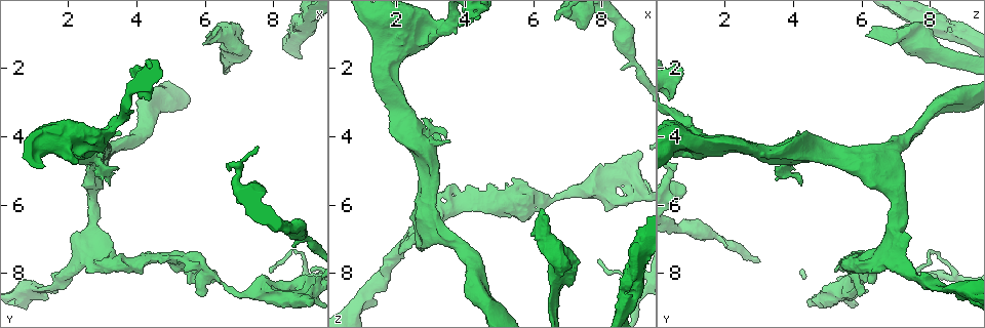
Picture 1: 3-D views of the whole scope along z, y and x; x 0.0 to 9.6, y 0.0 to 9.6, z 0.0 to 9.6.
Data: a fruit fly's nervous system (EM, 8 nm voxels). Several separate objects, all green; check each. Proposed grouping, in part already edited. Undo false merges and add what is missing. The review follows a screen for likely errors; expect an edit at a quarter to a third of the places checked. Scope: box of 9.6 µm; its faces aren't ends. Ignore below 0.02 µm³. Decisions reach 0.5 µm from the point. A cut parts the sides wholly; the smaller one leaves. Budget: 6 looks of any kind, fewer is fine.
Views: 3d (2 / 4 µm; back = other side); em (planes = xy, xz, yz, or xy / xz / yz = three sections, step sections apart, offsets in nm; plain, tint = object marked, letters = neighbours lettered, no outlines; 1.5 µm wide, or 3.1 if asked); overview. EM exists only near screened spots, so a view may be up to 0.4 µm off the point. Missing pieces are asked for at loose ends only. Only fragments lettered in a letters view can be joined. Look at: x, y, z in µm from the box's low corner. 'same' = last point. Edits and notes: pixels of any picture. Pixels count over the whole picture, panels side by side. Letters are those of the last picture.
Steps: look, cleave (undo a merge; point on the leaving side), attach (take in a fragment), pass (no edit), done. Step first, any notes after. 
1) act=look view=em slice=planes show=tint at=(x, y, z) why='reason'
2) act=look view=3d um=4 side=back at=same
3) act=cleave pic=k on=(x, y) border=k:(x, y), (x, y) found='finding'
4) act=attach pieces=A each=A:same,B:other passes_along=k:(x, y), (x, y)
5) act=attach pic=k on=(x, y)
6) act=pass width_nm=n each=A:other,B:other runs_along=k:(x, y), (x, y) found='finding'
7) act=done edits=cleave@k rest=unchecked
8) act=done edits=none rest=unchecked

act=look view=em slice=xz step=8 show=letters at=(8.95, 1.00, 8.65) why='narrows sharply'

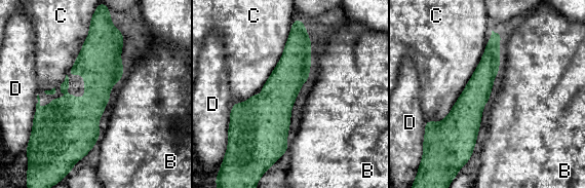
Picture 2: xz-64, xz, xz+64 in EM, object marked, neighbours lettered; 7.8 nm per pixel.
act=pass width_nm=200 each=B:other,C:other,D:other border=2:(501, 38), (497, 75) found='continuous, no second neuron'

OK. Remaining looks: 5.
act=look view=em slice=planes show=letters at=(3.60, 3.90, 4.20) why='branch stops here'

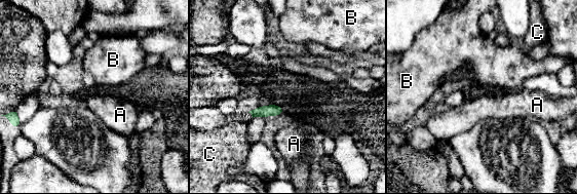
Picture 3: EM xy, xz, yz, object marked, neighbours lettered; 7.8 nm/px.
act=pass each=A:other,B:other,C:other border=3:(282, 107), (284, 113) found='none of them fits'

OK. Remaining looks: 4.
act=look view=em slice=xy step=8 show=letters at=(1.30, 8.85, 9.00) why='free end'

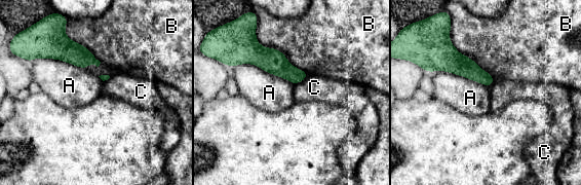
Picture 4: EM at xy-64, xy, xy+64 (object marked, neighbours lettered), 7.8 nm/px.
act=look view=em slice=xz step=8 show=letters at=same

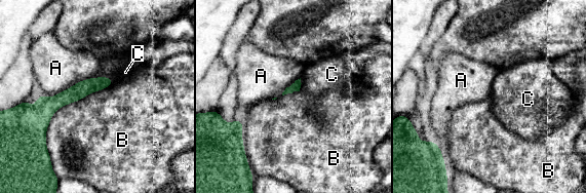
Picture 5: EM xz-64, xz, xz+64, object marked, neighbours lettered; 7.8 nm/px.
act=pass each=A:other,B:other,C:other border=5:(93, 76), (51, 97), (39, 94) found='none of them fits'

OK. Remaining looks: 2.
act=done edits=none rest=unchecked

